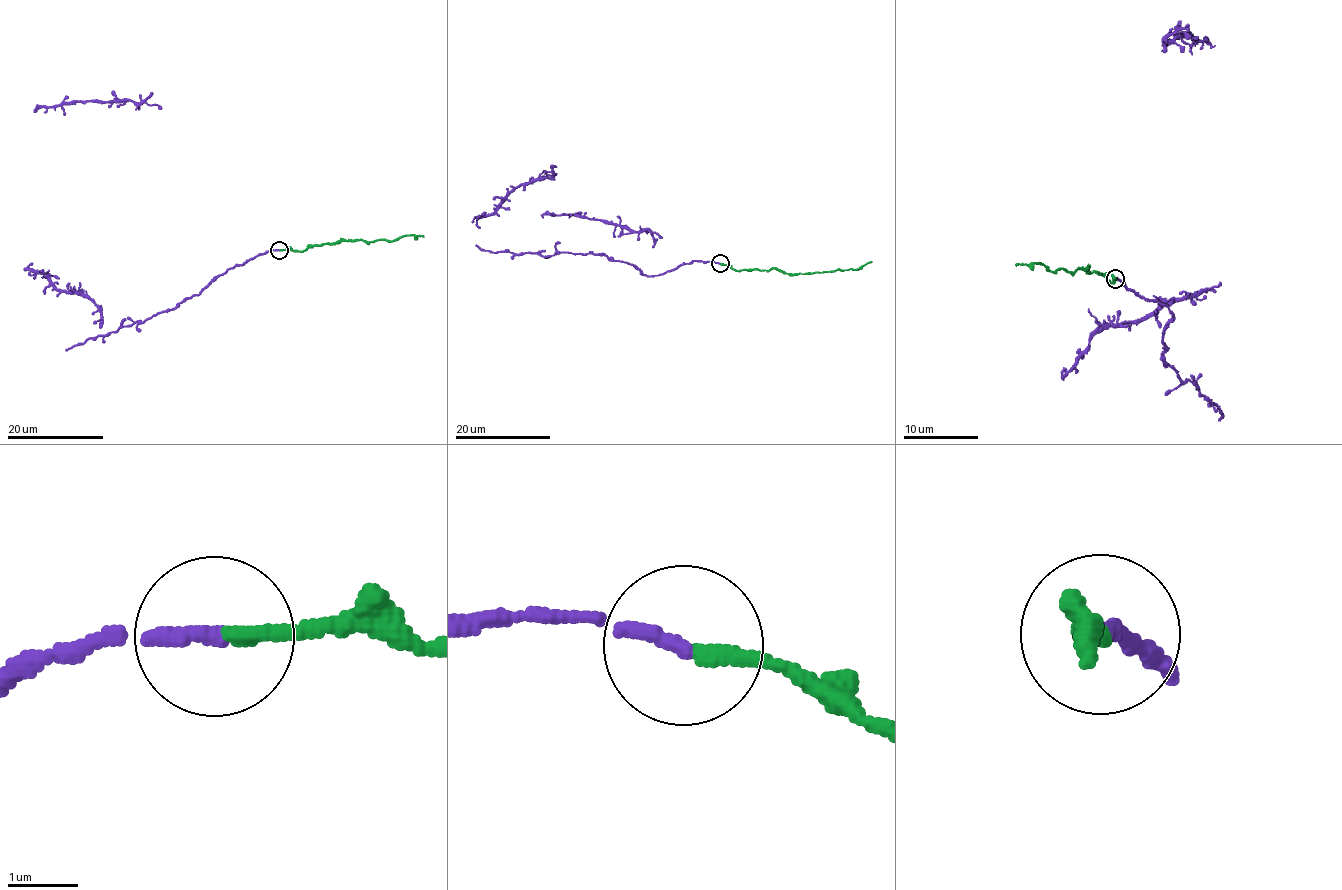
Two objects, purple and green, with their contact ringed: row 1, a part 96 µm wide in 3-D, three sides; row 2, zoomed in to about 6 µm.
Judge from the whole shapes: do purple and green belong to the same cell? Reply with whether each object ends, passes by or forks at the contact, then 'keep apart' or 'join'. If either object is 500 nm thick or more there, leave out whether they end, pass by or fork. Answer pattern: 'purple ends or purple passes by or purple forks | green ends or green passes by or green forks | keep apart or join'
purple ends | green ends | keep apart

